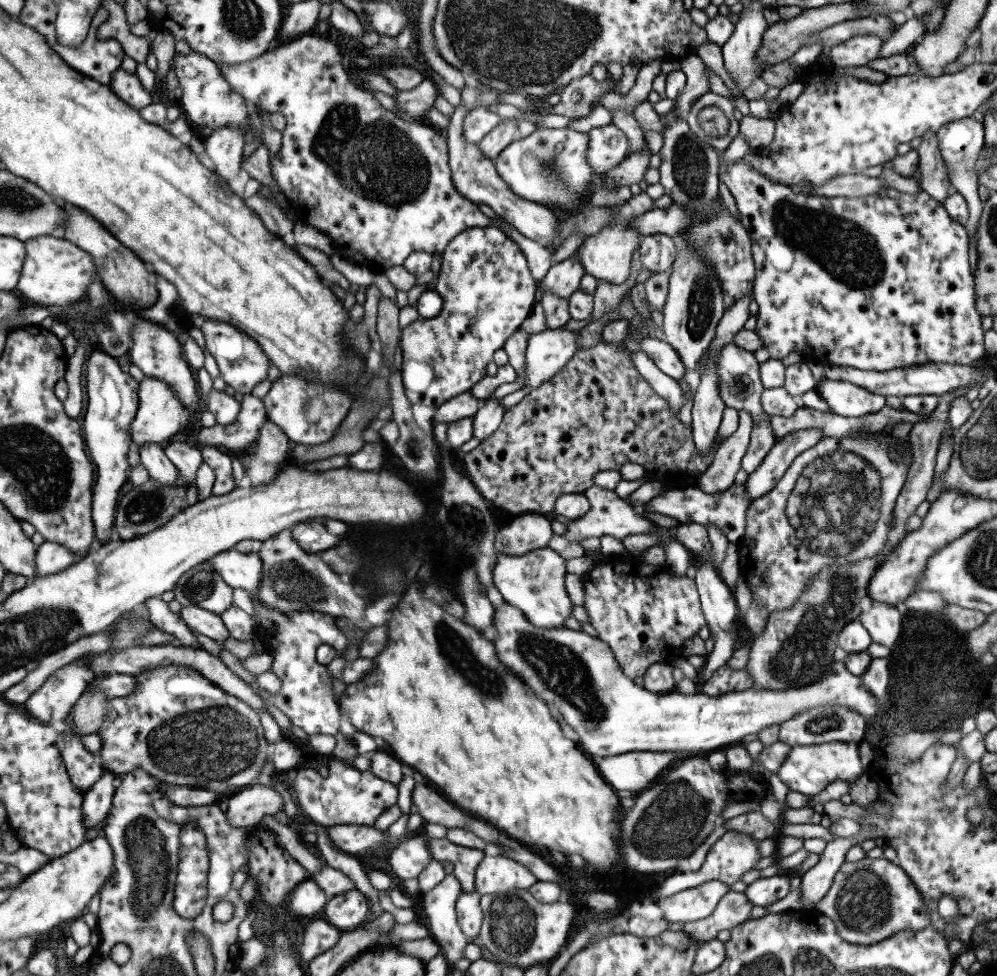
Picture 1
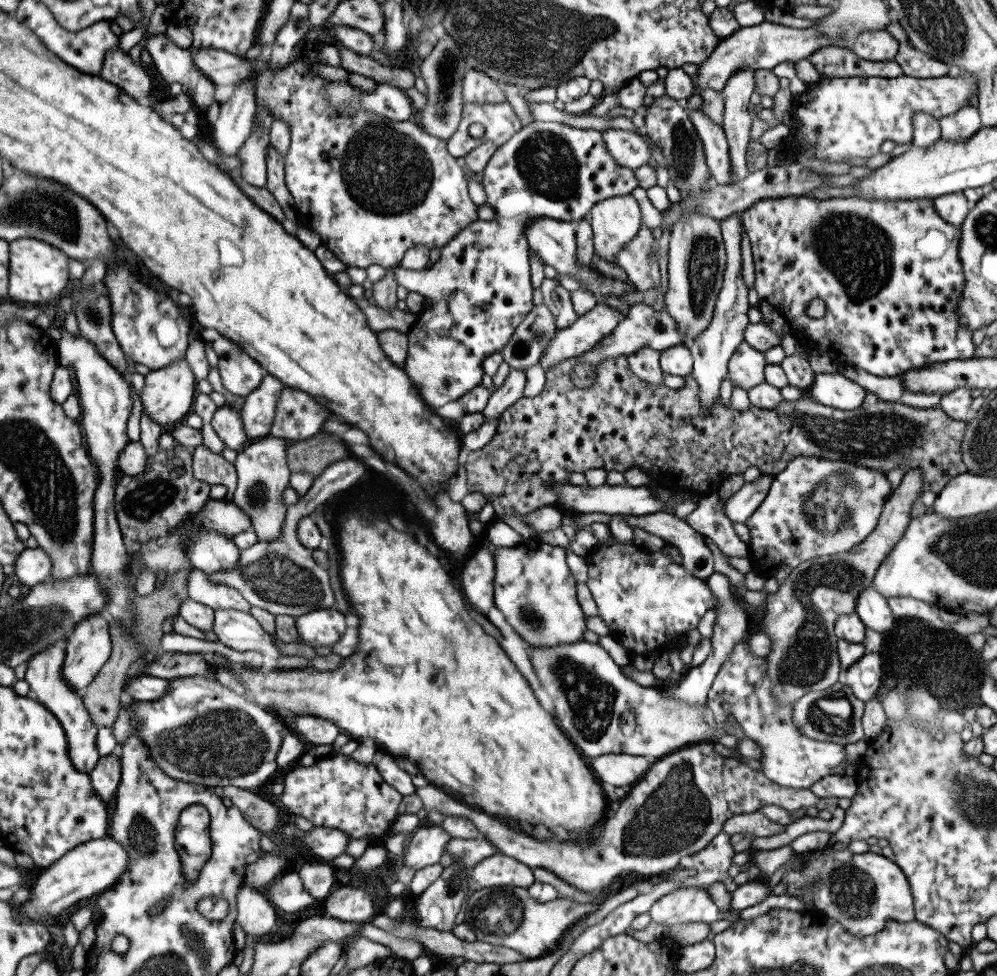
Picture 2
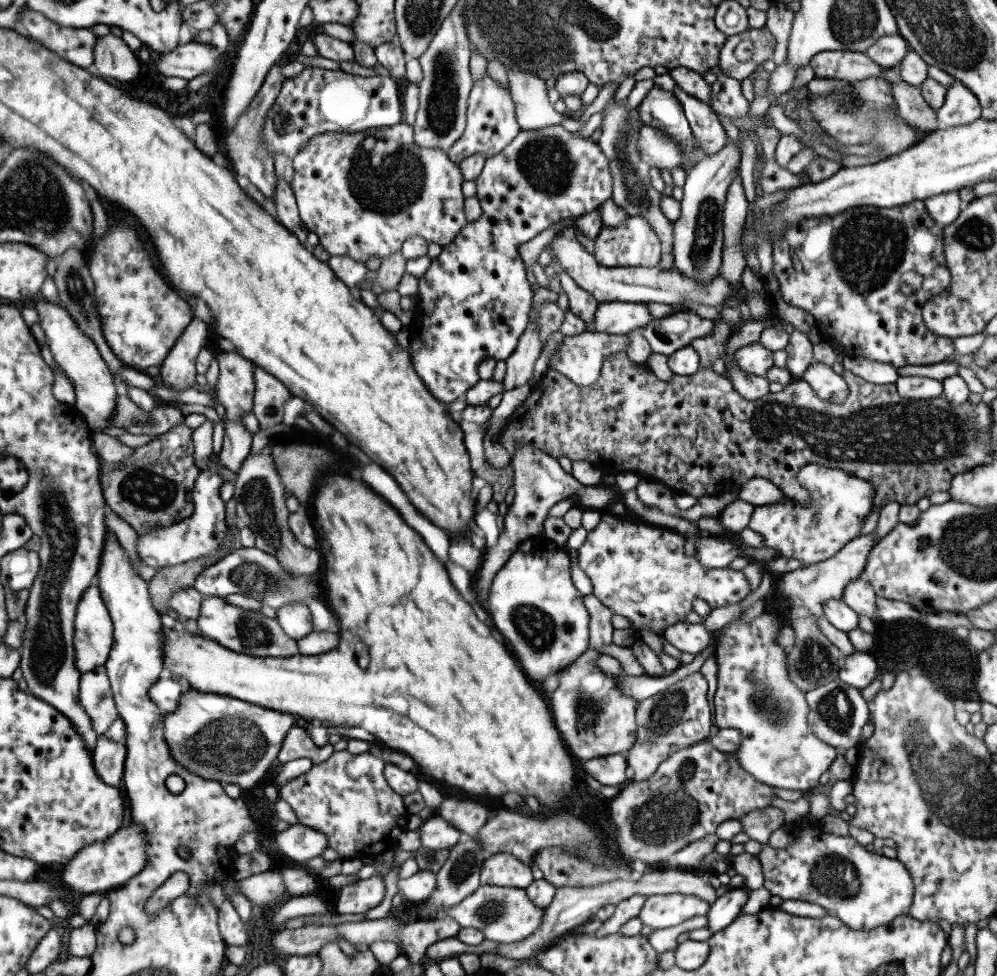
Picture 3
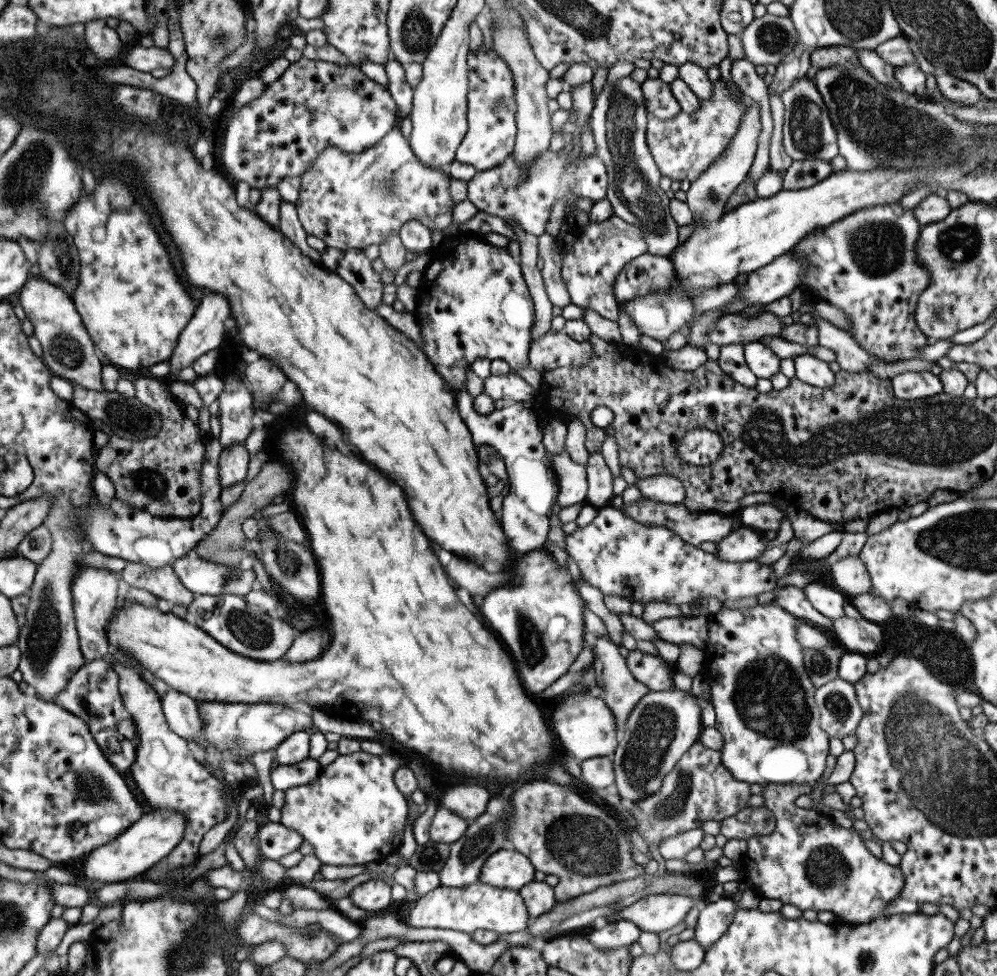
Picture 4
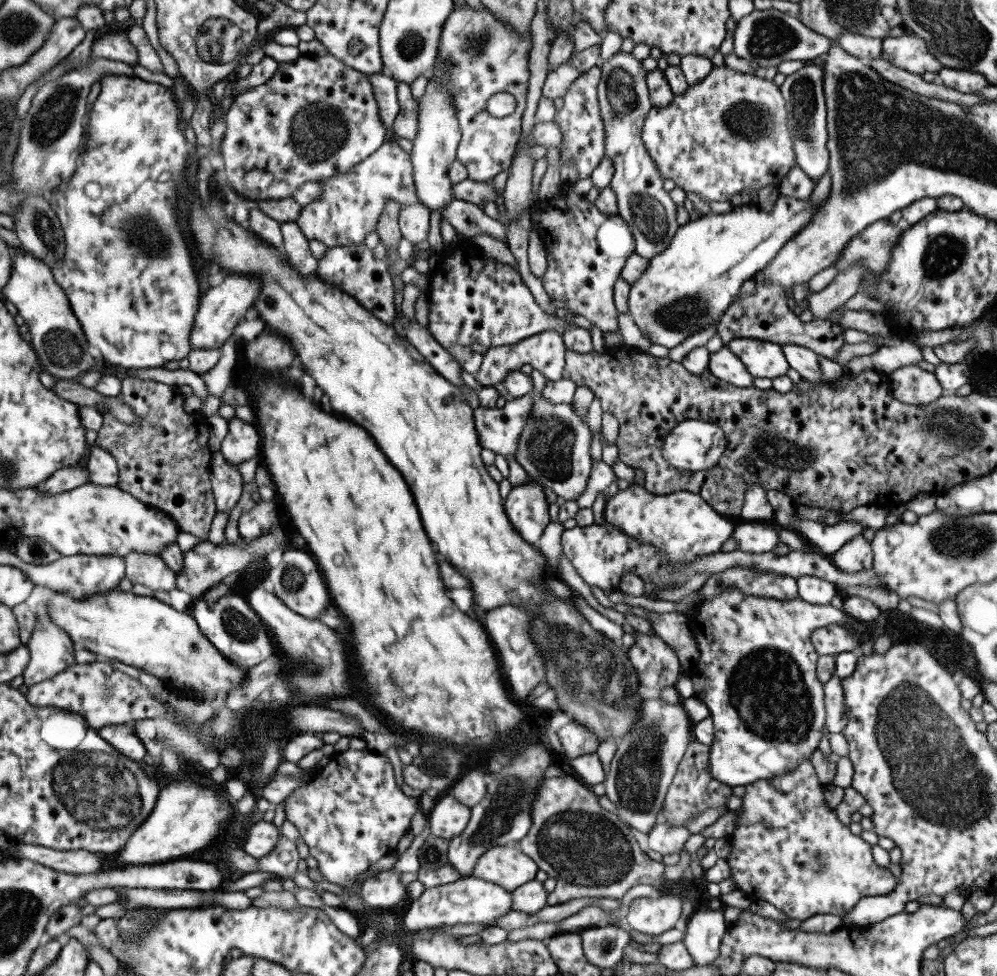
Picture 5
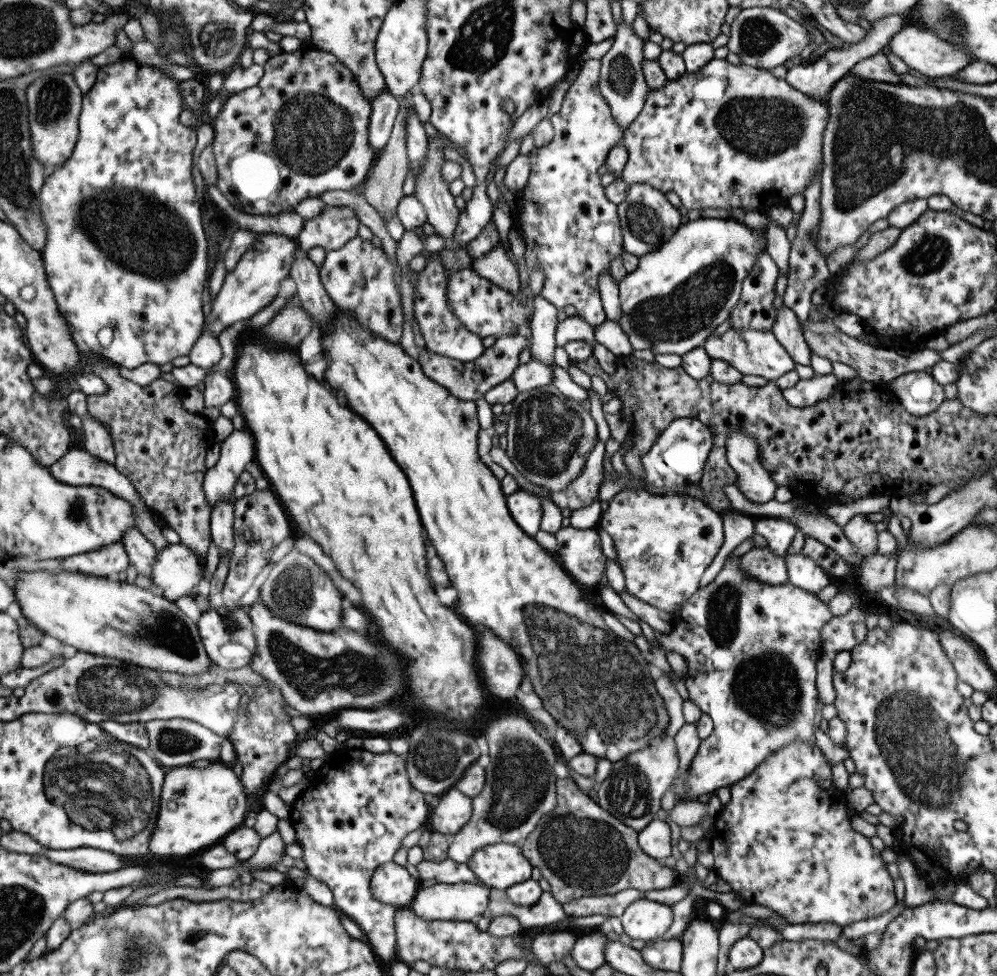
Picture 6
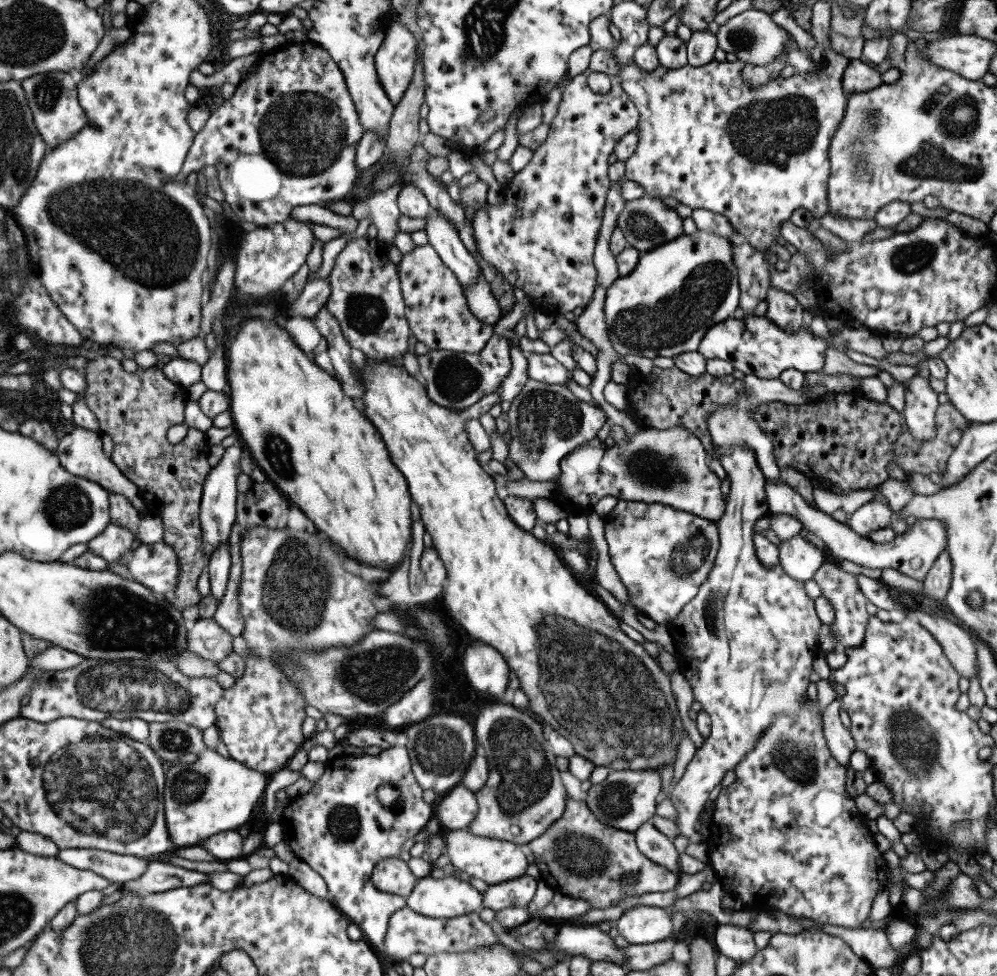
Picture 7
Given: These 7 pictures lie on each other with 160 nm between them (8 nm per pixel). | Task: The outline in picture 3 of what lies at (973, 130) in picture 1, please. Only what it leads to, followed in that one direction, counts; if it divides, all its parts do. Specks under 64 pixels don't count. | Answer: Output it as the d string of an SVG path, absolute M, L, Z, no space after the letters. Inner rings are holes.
M954 79L946 88L943 104L935 110L937 128L969 124L980 117L980 104L970 89Z

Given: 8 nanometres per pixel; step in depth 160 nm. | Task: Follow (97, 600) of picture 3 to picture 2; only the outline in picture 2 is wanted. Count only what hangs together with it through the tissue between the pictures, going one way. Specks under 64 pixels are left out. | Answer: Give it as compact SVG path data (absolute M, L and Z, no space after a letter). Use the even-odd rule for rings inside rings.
M92 614L78 622L64 643L64 659L61 665L61 678L75 692L82 692L99 672L110 655L108 622L100 614Z

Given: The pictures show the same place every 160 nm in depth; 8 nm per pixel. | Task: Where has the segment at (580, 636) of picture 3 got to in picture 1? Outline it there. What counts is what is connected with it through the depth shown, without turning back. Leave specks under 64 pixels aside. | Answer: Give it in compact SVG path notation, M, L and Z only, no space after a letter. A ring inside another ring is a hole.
M549 547L530 550L521 556L496 554L492 574L494 588L501 593L502 600L524 613L530 625L540 629L565 627L563 621L571 611L572 602L566 595L563 581L566 561Z

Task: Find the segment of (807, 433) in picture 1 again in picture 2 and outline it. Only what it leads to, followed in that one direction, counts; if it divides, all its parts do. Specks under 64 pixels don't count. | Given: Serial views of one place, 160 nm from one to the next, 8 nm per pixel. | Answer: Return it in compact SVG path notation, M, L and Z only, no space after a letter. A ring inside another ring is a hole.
M760 473L759 478L746 482L724 503L724 515L731 524L744 524L745 520L767 495L774 474Z

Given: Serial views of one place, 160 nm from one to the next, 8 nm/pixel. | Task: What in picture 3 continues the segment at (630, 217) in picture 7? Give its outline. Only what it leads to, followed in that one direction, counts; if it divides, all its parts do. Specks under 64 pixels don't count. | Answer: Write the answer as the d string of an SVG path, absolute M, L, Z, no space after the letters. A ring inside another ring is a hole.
M611 98L605 110L605 117L602 119L601 135L598 136L598 145L608 160L609 172L612 178L612 193L611 200L615 206L623 208L627 212L628 217L641 216L647 226L653 229L657 240L663 250L673 242L673 224L663 216L663 212L659 209L661 193L653 189L649 184L649 176L647 171L650 166L647 166L639 156L636 147L637 129L640 129L642 124L637 121L637 118L625 119L627 109L625 109L626 98L621 101L614 101Z

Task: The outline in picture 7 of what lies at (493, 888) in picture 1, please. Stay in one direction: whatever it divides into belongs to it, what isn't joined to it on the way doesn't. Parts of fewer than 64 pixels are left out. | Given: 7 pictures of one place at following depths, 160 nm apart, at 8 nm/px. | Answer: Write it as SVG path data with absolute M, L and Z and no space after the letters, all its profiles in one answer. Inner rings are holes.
M466 829L453 831L441 830L438 834L444 840L444 852L447 853L450 864L462 871L464 875L479 878L487 885L503 881L511 881L525 874L527 858L523 847L514 842L493 839L491 837L477 837Z

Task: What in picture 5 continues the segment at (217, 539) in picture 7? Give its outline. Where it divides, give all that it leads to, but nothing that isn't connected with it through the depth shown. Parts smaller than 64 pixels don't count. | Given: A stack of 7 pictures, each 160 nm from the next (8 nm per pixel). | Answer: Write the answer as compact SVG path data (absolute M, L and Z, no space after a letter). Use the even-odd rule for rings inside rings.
M233 415L226 420L228 429L218 451L231 464L238 465L259 455L260 435L254 423L246 423Z

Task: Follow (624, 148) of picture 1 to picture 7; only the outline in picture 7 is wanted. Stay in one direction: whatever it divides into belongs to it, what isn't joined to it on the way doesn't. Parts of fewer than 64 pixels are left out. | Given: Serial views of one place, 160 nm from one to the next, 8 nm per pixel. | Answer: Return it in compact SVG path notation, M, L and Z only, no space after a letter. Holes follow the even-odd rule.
M827 47L827 59L825 60L826 66L822 70L818 70L817 74L807 72L805 74L795 73L787 78L779 76L757 86L751 86L747 81L744 81L741 69L745 64L740 60L719 62L713 59L703 66L692 67L685 64L676 69L659 65L651 72L641 70L635 62L630 60L623 68L619 69L617 76L621 88L638 112L637 144L633 154L624 160L624 180L632 180L642 186L646 196L671 197L678 204L689 207L691 211L696 209L709 210L713 214L723 216L731 224L731 227L745 238L746 243L753 246L753 250L766 255L768 248L772 244L777 244L776 238L781 236L781 225L789 221L791 212L795 208L805 208L815 218L821 218L825 212L828 212L826 197L826 182L830 167L828 148L845 108L847 97L841 88L841 75L850 60L839 53L831 52L829 47Z

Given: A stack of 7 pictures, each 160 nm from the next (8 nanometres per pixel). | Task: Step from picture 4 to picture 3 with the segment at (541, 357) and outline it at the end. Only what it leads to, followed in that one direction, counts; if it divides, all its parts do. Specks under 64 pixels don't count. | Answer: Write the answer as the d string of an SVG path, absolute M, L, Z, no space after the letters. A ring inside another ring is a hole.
M591 330L565 337L557 345L558 350L549 359L549 368L567 377L576 386L589 386L597 380L606 357L627 349L627 335L605 334Z

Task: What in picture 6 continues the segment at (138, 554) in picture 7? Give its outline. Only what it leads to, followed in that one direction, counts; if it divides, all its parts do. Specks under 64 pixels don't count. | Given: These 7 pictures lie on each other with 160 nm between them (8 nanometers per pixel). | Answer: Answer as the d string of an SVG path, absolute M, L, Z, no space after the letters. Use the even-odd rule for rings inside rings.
M181 543L170 544L156 551L149 578L157 592L173 603L187 592L193 595L193 588L204 579L205 569L206 559L198 559Z

